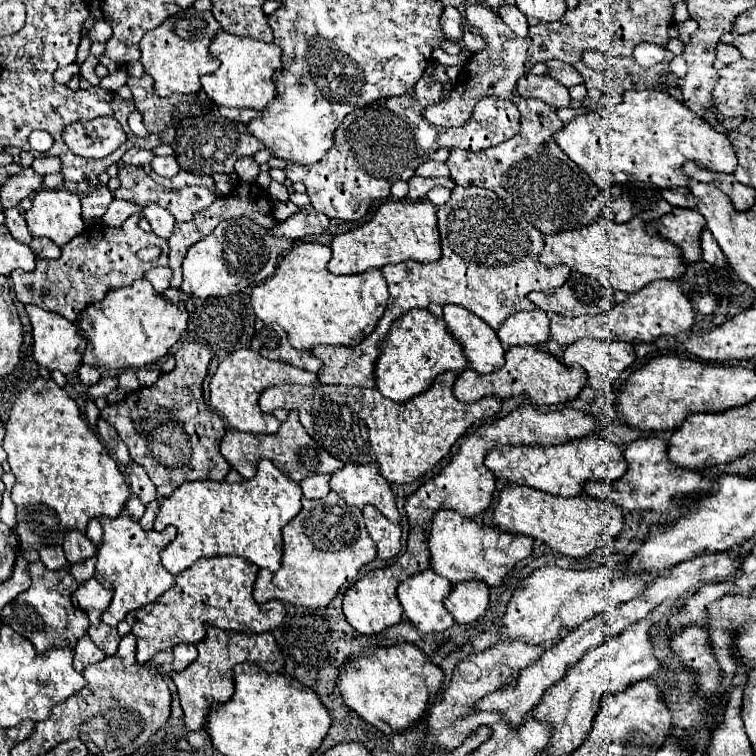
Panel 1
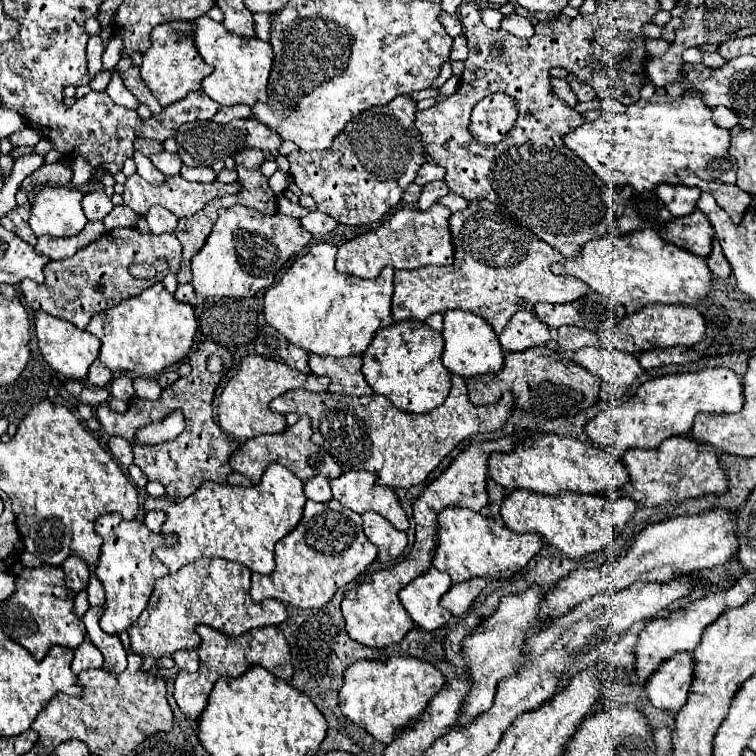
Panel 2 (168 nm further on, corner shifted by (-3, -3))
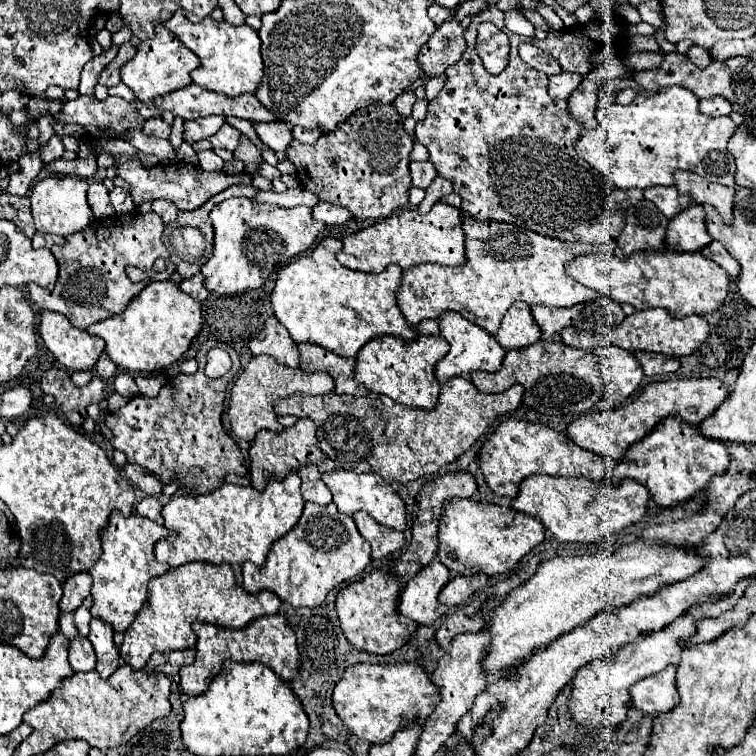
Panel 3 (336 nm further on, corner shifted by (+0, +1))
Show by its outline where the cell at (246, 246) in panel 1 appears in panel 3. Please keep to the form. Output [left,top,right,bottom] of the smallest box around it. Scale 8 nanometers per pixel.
[202,199,324,295]

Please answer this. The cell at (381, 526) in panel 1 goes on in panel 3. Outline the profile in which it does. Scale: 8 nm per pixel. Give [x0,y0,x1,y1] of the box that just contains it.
[352,511,404,559]

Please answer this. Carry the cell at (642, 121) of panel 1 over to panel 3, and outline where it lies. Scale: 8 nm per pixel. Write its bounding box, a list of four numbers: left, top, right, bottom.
[576,87,736,189]

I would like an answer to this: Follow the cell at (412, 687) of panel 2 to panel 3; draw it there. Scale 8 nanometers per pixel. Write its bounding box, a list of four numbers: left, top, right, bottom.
[332,663,440,745]

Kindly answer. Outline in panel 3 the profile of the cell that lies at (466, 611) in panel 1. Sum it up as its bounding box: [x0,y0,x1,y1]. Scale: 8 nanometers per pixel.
[440,573,488,607]

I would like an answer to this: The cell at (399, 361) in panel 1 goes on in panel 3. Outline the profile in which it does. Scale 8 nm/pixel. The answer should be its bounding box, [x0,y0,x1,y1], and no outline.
[354,335,448,411]

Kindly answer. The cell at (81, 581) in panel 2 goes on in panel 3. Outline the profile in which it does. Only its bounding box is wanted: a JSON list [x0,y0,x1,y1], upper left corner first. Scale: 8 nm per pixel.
[60,573,92,611]

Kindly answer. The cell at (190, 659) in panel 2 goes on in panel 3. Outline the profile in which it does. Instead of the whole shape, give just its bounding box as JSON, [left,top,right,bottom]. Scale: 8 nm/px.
[168,649,194,673]

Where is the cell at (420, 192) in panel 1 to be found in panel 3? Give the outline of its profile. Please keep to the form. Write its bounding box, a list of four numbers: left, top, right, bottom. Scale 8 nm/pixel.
[418,177,452,213]

